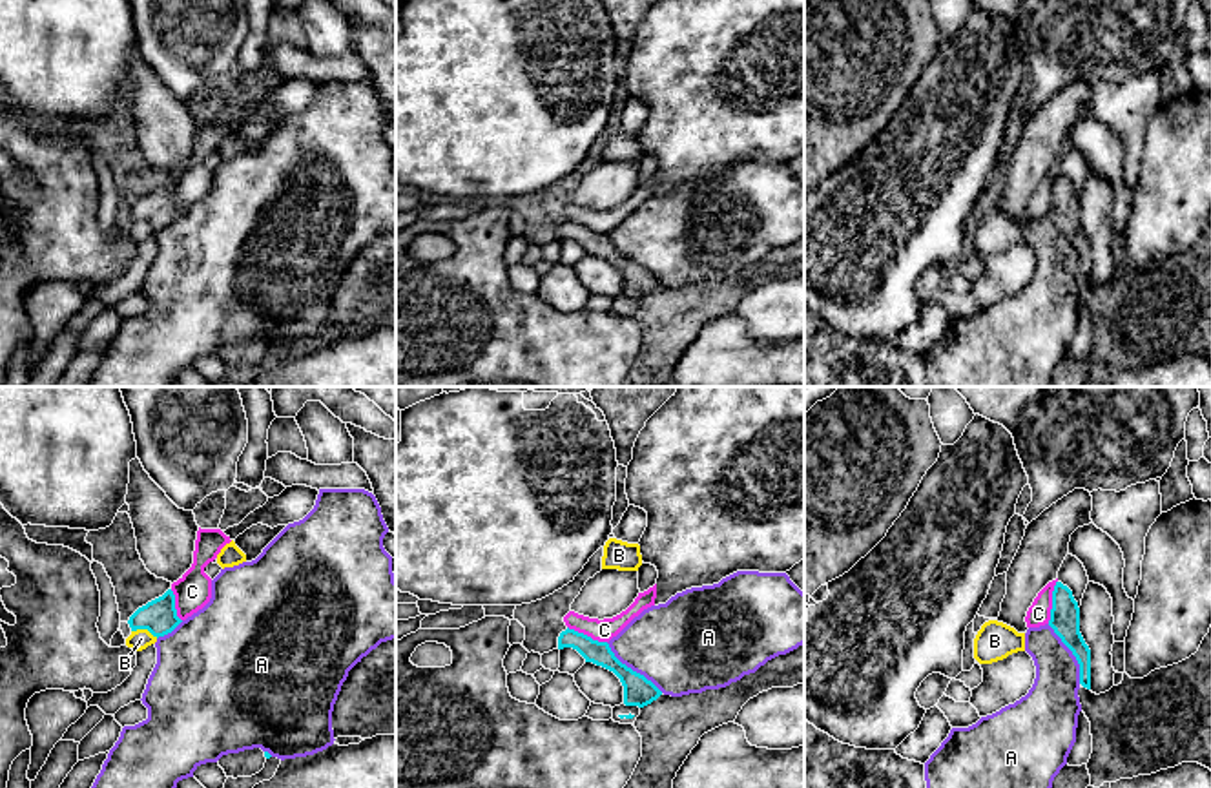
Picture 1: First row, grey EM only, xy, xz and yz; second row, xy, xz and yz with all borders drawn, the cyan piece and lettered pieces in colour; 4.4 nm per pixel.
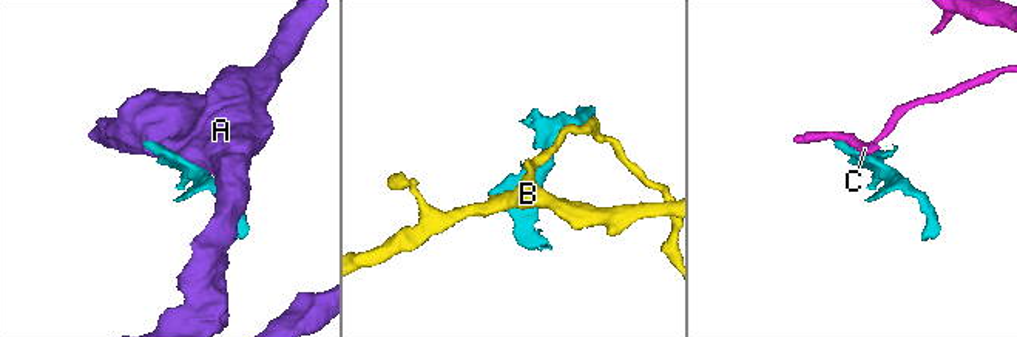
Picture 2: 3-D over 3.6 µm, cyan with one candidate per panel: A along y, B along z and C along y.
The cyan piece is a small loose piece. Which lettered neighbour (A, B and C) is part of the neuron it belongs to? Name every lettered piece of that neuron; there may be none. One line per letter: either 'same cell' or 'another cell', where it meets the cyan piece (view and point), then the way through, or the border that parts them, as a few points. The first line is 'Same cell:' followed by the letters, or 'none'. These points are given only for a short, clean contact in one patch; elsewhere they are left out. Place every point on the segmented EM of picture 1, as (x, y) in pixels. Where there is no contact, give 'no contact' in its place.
Same cell: none
A: another cell; contact xz (631, 670)
B: another cell; contact xy (144, 628)
C: another cell; contact yz (1053, 602); border yz (1056, 580), (1051, 619), (1047, 622)

